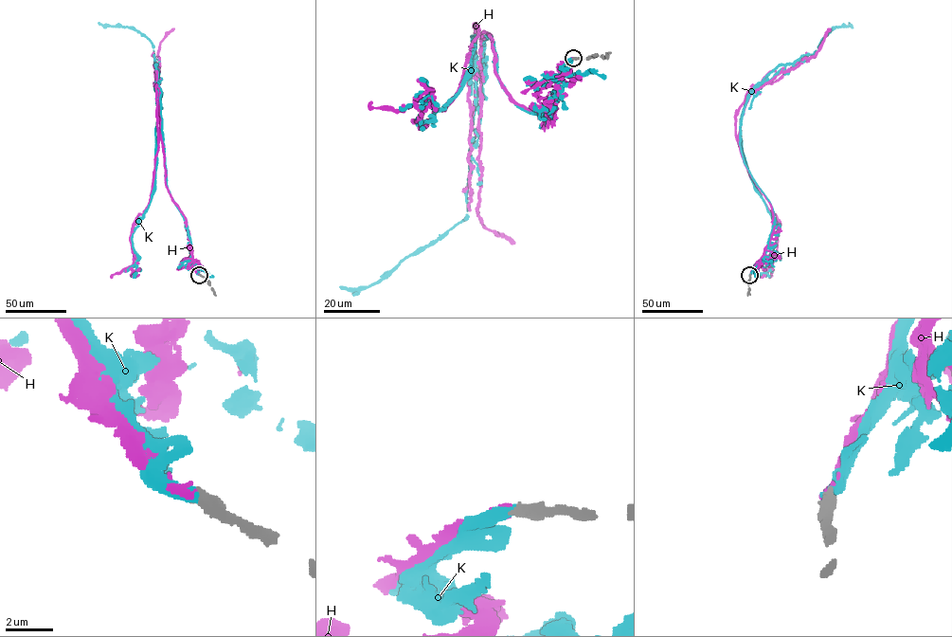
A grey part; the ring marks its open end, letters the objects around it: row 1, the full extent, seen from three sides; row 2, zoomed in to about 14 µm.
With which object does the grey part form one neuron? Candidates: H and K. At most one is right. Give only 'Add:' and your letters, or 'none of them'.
Add: K

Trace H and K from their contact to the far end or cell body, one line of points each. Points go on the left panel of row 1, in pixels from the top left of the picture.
H: (199, 274), (192, 266), (186, 217), (166, 183), (157, 85), (152, 191), (132, 229), (133, 263), (112, 277)
K: (199, 275), (192, 262), (186, 220), (167, 185), (158, 87), (154, 191), (132, 237), (137, 255), (135, 276)

